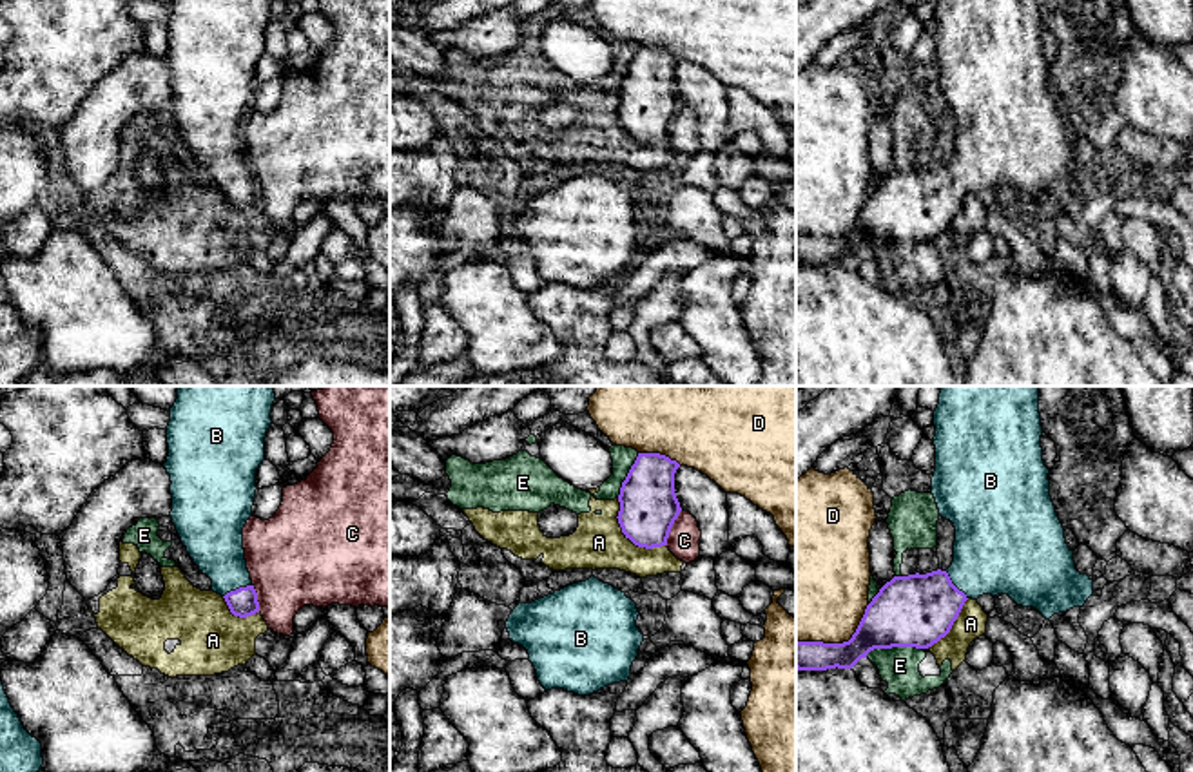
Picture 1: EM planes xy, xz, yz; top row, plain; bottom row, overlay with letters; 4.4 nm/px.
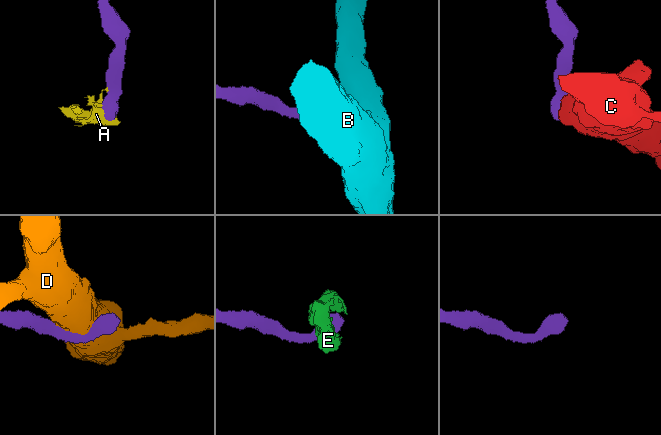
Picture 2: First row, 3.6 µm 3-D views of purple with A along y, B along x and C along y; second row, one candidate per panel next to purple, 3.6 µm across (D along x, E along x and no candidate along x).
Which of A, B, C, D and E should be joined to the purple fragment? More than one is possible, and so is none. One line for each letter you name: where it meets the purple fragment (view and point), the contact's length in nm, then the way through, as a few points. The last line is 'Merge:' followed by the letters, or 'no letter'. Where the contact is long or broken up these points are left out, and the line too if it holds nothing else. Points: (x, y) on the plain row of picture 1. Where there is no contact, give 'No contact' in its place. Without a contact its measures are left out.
B: Touches purple at yz (954, 180). Shared border 160 nm. Path across: yz (916, 205), (954, 180), (998, 144)
Merge: B

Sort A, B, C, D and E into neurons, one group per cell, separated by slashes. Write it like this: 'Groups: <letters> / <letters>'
Groups: A E / B / C / D

